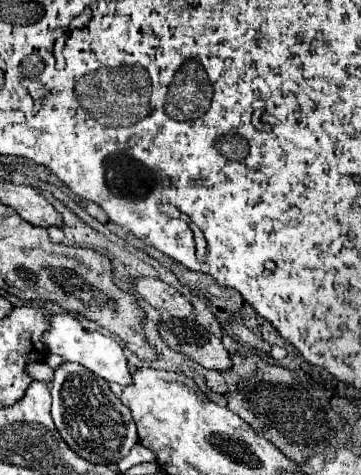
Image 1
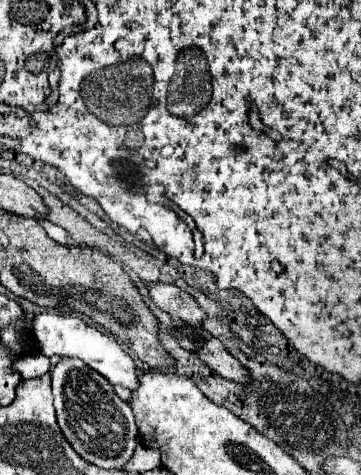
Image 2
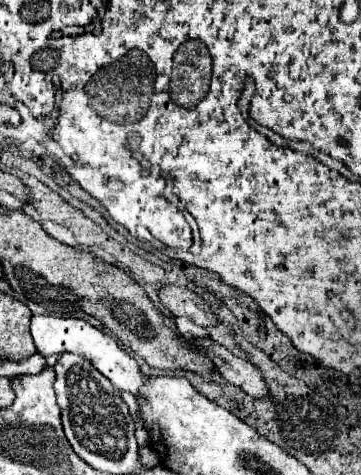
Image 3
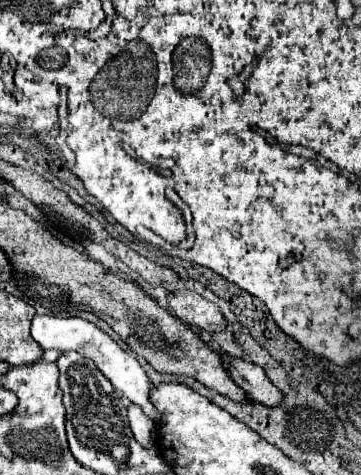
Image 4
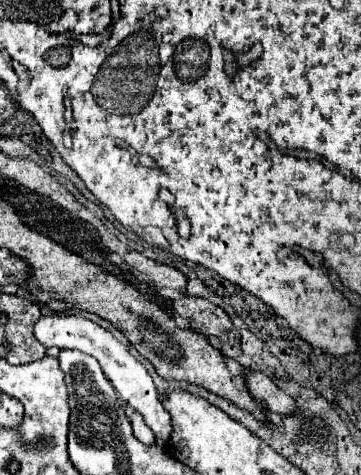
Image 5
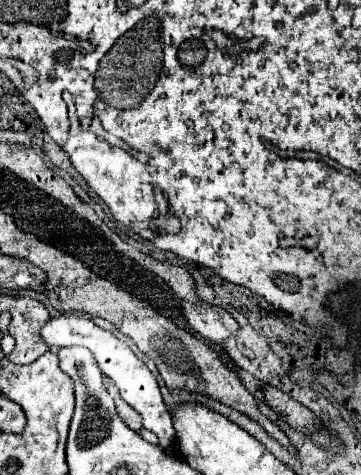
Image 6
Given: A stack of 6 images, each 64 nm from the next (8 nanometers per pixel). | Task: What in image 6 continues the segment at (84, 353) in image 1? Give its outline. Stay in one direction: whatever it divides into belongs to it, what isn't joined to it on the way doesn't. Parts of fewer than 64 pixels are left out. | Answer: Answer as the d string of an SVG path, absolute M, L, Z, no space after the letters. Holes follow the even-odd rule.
M64 314L64 316L56 316L56 318L48 320L40 328L40 336L48 346L84 346L84 348L88 348L94 354L104 376L108 376L116 384L122 400L126 400L142 416L144 428L152 430L158 436L158 444L162 448L168 448L172 444L174 434L176 434L172 428L172 414L162 400L156 378L148 370L148 366L140 358L136 358L136 354L130 350L130 346L126 346L122 340L118 340L112 332L96 326L92 320L74 316L74 314Z

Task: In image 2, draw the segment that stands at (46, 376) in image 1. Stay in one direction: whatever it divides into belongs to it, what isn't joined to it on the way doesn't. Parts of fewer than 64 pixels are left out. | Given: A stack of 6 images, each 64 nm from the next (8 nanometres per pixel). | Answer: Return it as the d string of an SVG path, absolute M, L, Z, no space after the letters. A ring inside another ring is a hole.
M28 354L16 360L16 370L20 370L24 378L38 378L50 372L50 360L42 354Z

